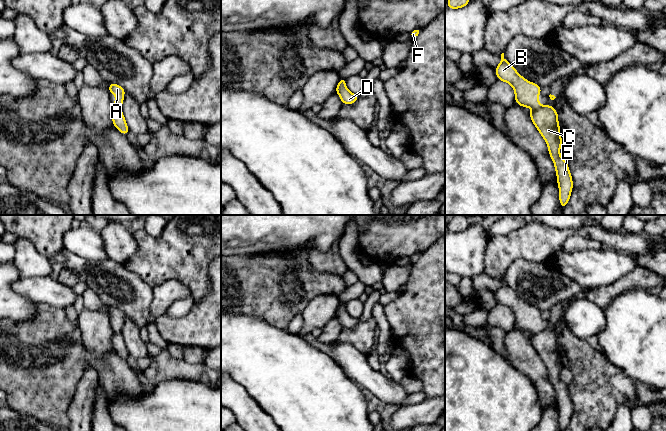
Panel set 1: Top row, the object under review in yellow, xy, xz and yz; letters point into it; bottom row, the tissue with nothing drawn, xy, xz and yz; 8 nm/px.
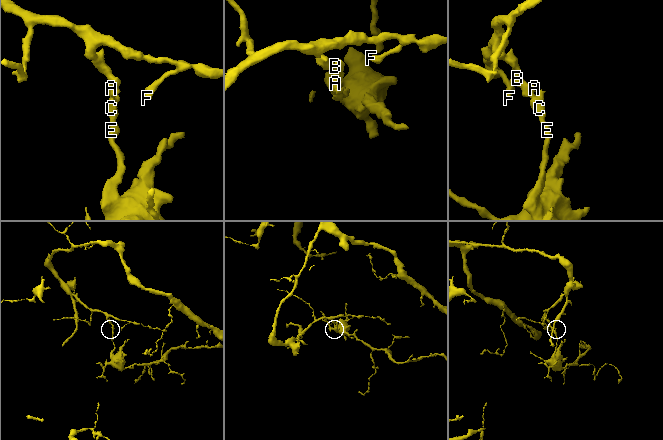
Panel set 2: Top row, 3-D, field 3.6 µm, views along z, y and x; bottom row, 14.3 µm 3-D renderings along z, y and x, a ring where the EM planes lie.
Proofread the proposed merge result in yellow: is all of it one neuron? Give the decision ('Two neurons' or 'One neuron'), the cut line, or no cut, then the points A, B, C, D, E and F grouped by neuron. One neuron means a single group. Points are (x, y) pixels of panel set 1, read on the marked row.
Two neurons. Split along yz (541, 106), (532, 110). Groups: A B F / C D E

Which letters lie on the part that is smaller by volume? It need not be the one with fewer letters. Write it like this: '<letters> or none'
C, D, E

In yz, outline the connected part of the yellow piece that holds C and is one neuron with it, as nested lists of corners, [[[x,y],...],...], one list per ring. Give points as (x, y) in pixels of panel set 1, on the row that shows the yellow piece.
[[[551,105],[532,110],[530,118],[547,143],[550,157],[555,165],[557,183],[559,186],[560,205],[564,208],[573,189],[573,181],[568,168],[568,162],[560,156],[560,147],[563,143],[560,135],[558,113]]]

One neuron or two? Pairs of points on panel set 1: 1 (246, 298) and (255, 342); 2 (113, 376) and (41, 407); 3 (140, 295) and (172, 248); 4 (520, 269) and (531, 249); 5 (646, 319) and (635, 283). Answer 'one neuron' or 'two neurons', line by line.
1: two neurons
2: one neuron
3: two neurons
4: two neurons
5: two neurons

